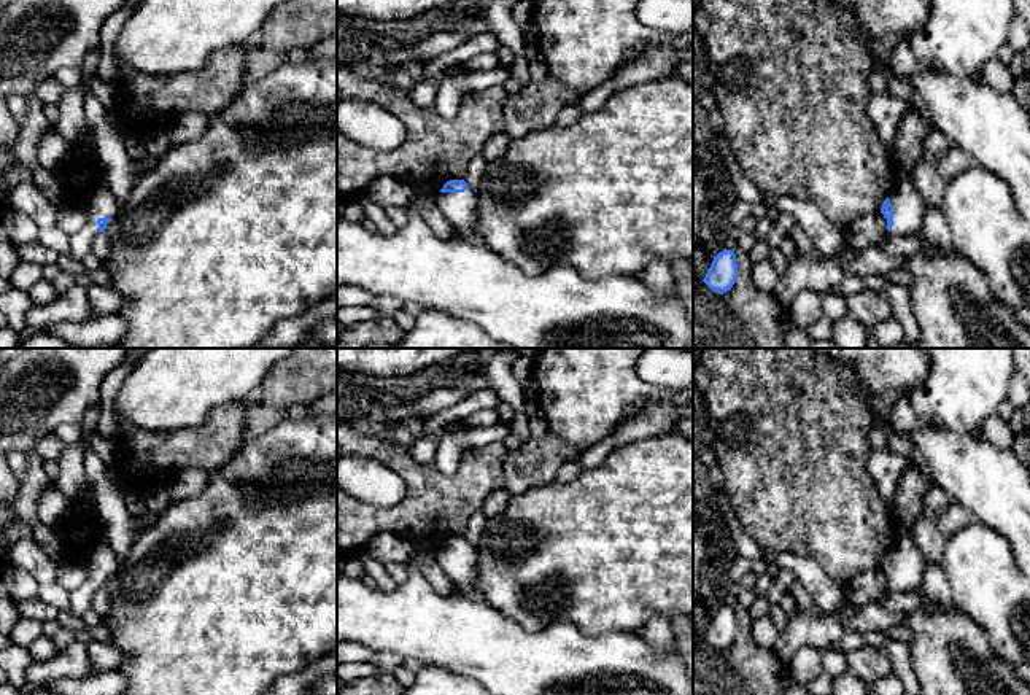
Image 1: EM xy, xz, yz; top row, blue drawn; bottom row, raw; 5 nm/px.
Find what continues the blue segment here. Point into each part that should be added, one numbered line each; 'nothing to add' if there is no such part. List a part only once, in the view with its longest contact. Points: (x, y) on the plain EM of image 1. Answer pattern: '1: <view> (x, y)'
1: yz (908, 562)

